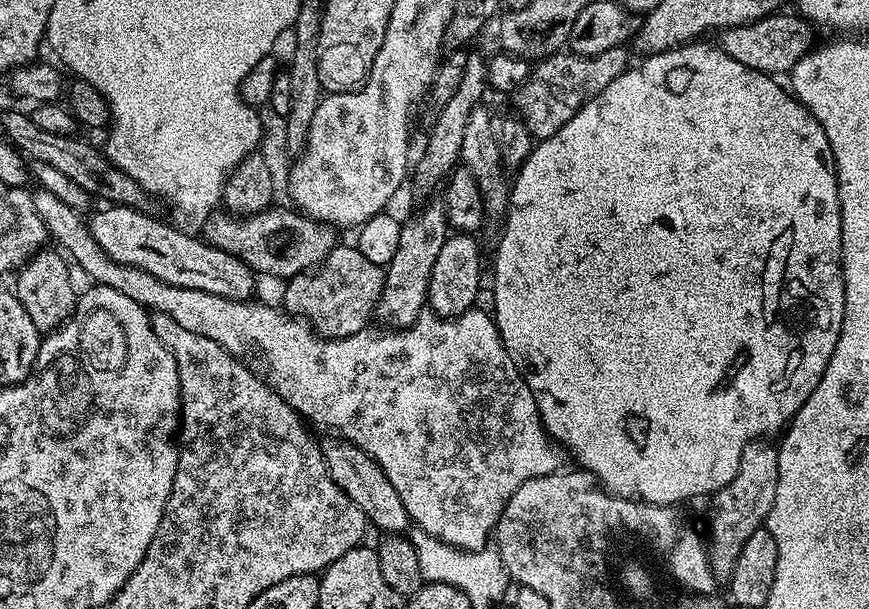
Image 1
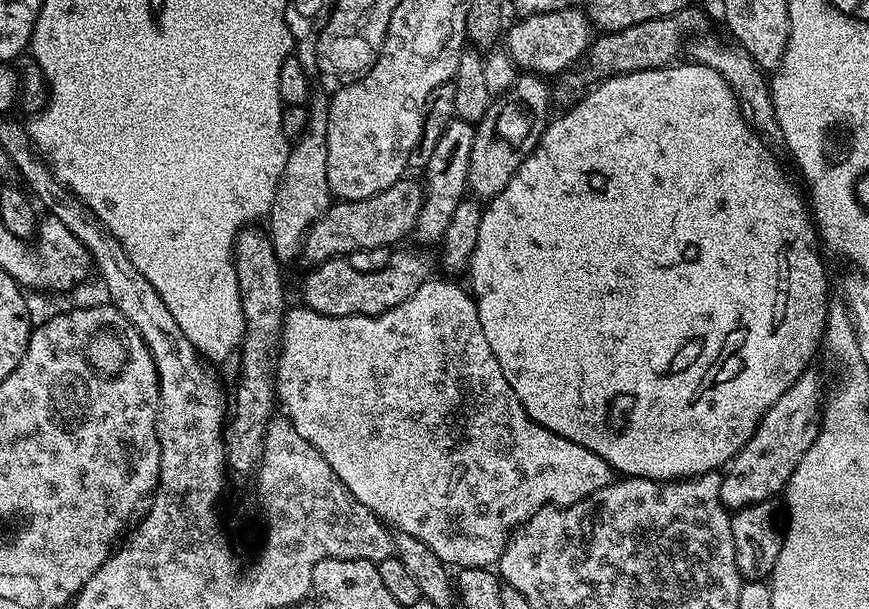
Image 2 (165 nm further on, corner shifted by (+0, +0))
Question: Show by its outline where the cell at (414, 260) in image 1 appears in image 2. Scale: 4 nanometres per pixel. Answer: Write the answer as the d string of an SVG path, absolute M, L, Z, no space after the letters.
M453 118L442 130L438 138L438 146L434 146L434 154L430 154L430 162L426 169L426 191L422 210L418 214L418 222L414 229L415 239L428 244L431 240L439 241L444 235L446 226L450 226L450 218L454 218L454 210L460 201L465 199L468 186L468 167L470 166L470 150L474 150L475 127L465 120Z

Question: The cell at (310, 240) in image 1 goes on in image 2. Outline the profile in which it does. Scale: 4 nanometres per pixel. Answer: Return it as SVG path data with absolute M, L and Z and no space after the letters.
M402 178L385 192L379 192L370 198L336 202L329 206L304 236L303 259L308 259L309 265L315 266L327 260L347 258L354 250L396 246L392 244L406 239L407 236L411 237L418 222L418 214L422 210L425 189L421 181L419 184L416 180L408 179Z

